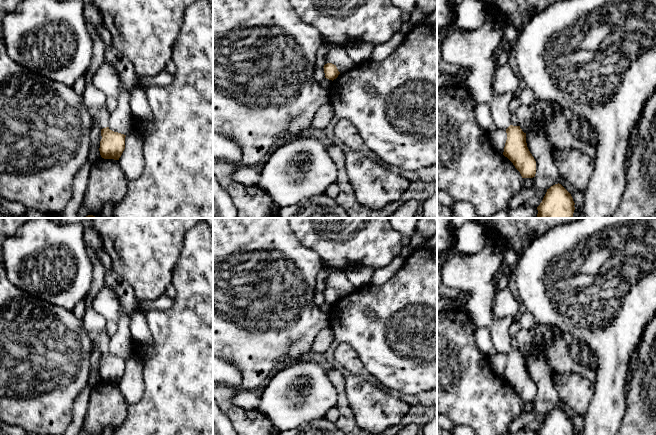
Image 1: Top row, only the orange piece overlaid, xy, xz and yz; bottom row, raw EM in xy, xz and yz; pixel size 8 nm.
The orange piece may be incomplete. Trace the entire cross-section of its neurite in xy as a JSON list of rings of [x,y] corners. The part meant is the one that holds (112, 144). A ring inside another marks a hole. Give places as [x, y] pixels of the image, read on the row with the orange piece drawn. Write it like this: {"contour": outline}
{"contour": [[[93,83],[85,87],[83,102],[94,122],[101,129],[100,155],[104,159],[119,160],[125,149],[126,135],[109,129],[109,119],[112,112],[112,102],[96,88]]]}

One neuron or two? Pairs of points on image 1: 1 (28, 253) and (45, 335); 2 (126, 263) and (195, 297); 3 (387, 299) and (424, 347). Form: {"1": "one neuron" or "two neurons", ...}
{"1": "two neurons", "2": "two neurons", "3": "one neuron"}

